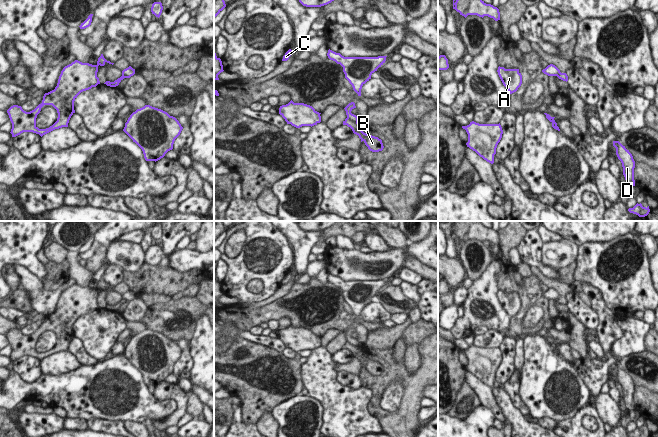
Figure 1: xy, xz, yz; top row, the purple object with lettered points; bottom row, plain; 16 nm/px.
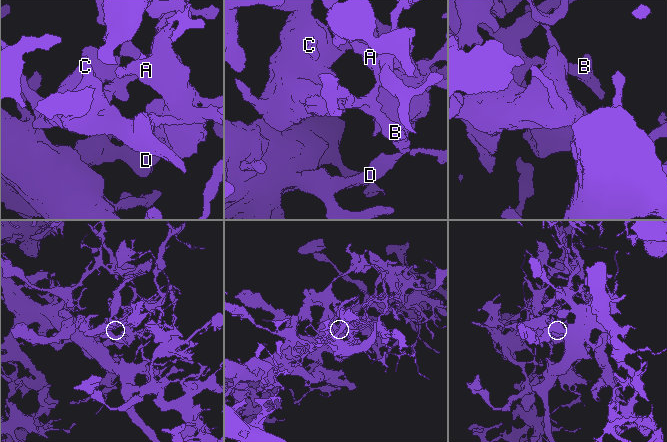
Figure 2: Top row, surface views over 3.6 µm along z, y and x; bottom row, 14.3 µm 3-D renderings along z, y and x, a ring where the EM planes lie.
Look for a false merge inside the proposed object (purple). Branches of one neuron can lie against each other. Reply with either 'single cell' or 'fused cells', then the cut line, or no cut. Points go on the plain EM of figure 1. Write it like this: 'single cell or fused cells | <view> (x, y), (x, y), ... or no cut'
fused cells | xz (347, 341), (357, 346)

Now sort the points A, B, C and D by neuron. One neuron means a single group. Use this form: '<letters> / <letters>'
A / B C D

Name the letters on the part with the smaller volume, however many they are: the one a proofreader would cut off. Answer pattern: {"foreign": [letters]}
{"foreign": ["A"]}

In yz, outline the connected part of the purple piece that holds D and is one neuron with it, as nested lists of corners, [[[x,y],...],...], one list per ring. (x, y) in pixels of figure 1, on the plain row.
[[[613,365],[613,370],[616,372],[616,379],[622,387],[623,399],[626,404],[626,409],[635,410],[634,392],[635,385],[632,378],[619,365]]]

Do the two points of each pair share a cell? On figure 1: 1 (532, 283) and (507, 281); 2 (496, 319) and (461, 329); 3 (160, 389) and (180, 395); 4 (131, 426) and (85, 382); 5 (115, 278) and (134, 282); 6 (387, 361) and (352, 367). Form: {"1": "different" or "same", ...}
{"1": "same", "2": "same", "3": "same", "4": "different", "5": "different", "6": "different"}

